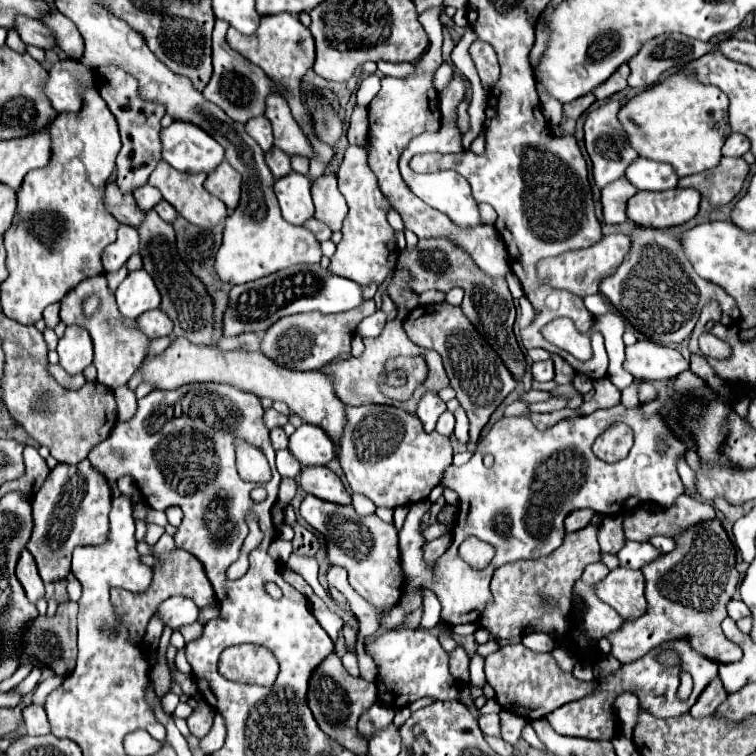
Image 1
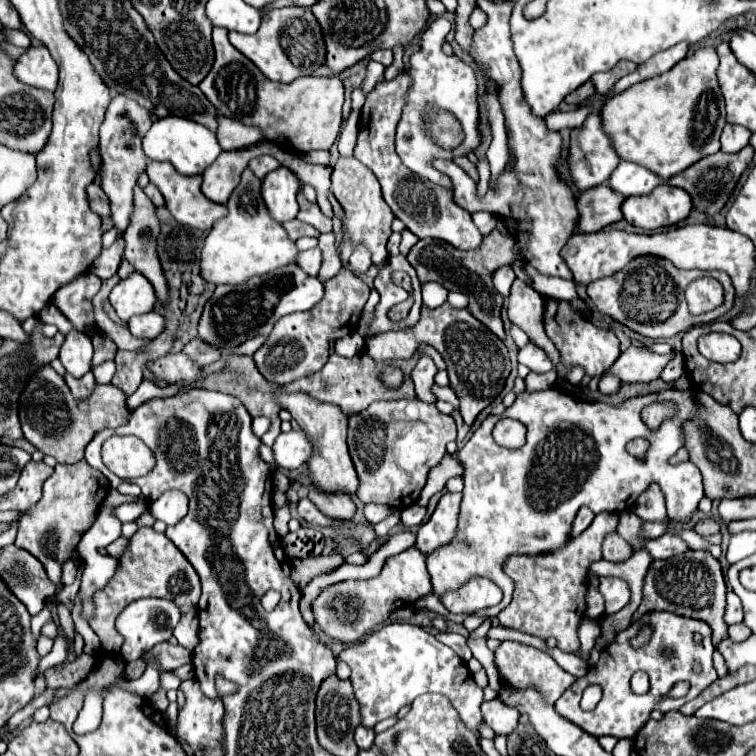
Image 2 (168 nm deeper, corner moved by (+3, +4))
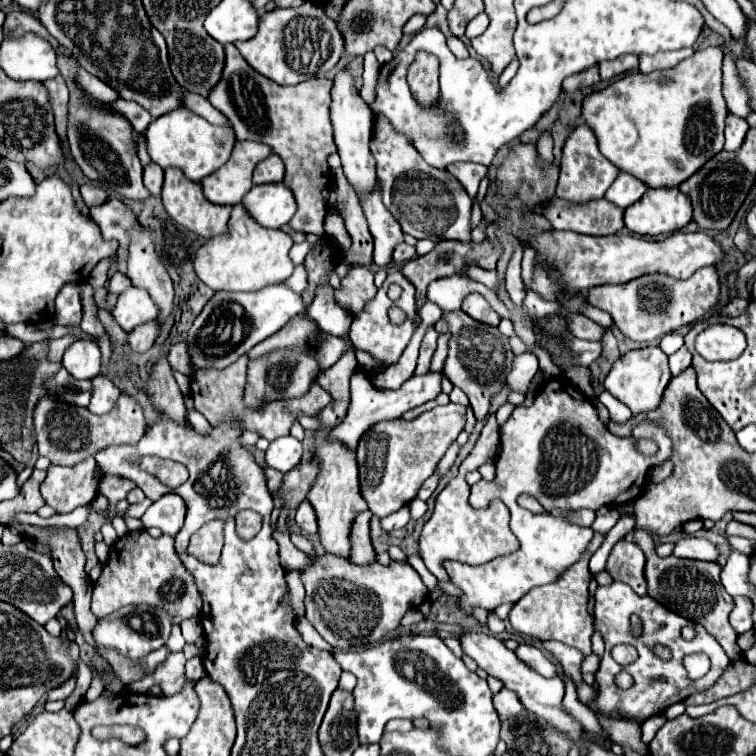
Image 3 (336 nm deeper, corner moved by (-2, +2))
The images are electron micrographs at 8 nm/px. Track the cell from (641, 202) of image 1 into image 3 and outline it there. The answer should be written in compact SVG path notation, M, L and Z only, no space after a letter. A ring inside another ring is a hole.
M663 187L663 189L649 189L635 205L625 209L625 227L639 235L661 235L661 233L675 233L683 229L691 221L691 201L683 195L677 187Z

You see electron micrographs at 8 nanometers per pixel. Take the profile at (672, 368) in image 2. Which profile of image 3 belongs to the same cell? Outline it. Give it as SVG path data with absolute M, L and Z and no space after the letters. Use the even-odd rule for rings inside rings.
M683 345L677 353L673 353L671 357L668 357L669 369L671 369L671 375L679 375L683 369L687 369L691 365L691 353L687 351L687 347Z

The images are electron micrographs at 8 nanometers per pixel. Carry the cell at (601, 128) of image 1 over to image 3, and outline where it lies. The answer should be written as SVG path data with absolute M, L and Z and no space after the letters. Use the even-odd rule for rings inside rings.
M587 125L575 127L563 147L563 159L561 159L561 173L559 173L559 183L557 183L557 197L561 199L571 199L575 203L585 203L591 199L601 199L609 185L615 181L619 169L603 157L597 145L595 133Z

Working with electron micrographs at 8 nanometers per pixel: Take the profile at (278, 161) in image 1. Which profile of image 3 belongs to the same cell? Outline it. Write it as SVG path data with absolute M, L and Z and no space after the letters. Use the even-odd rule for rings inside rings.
M271 155L267 159L263 159L255 171L253 171L253 185L261 185L261 183L277 183L283 181L285 175L285 165L281 161L281 157Z

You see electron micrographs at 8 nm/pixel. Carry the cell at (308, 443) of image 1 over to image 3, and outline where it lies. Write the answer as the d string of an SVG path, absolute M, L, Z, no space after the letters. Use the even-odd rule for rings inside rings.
M291 435L275 439L265 453L267 465L273 469L279 469L283 473L295 469L301 463L301 457L303 457L303 445L299 439L291 437Z

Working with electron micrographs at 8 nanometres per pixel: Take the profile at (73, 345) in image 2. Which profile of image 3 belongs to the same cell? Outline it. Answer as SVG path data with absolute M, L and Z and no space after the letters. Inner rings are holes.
M79 339L63 355L63 367L77 379L93 379L101 373L101 353L95 341Z

